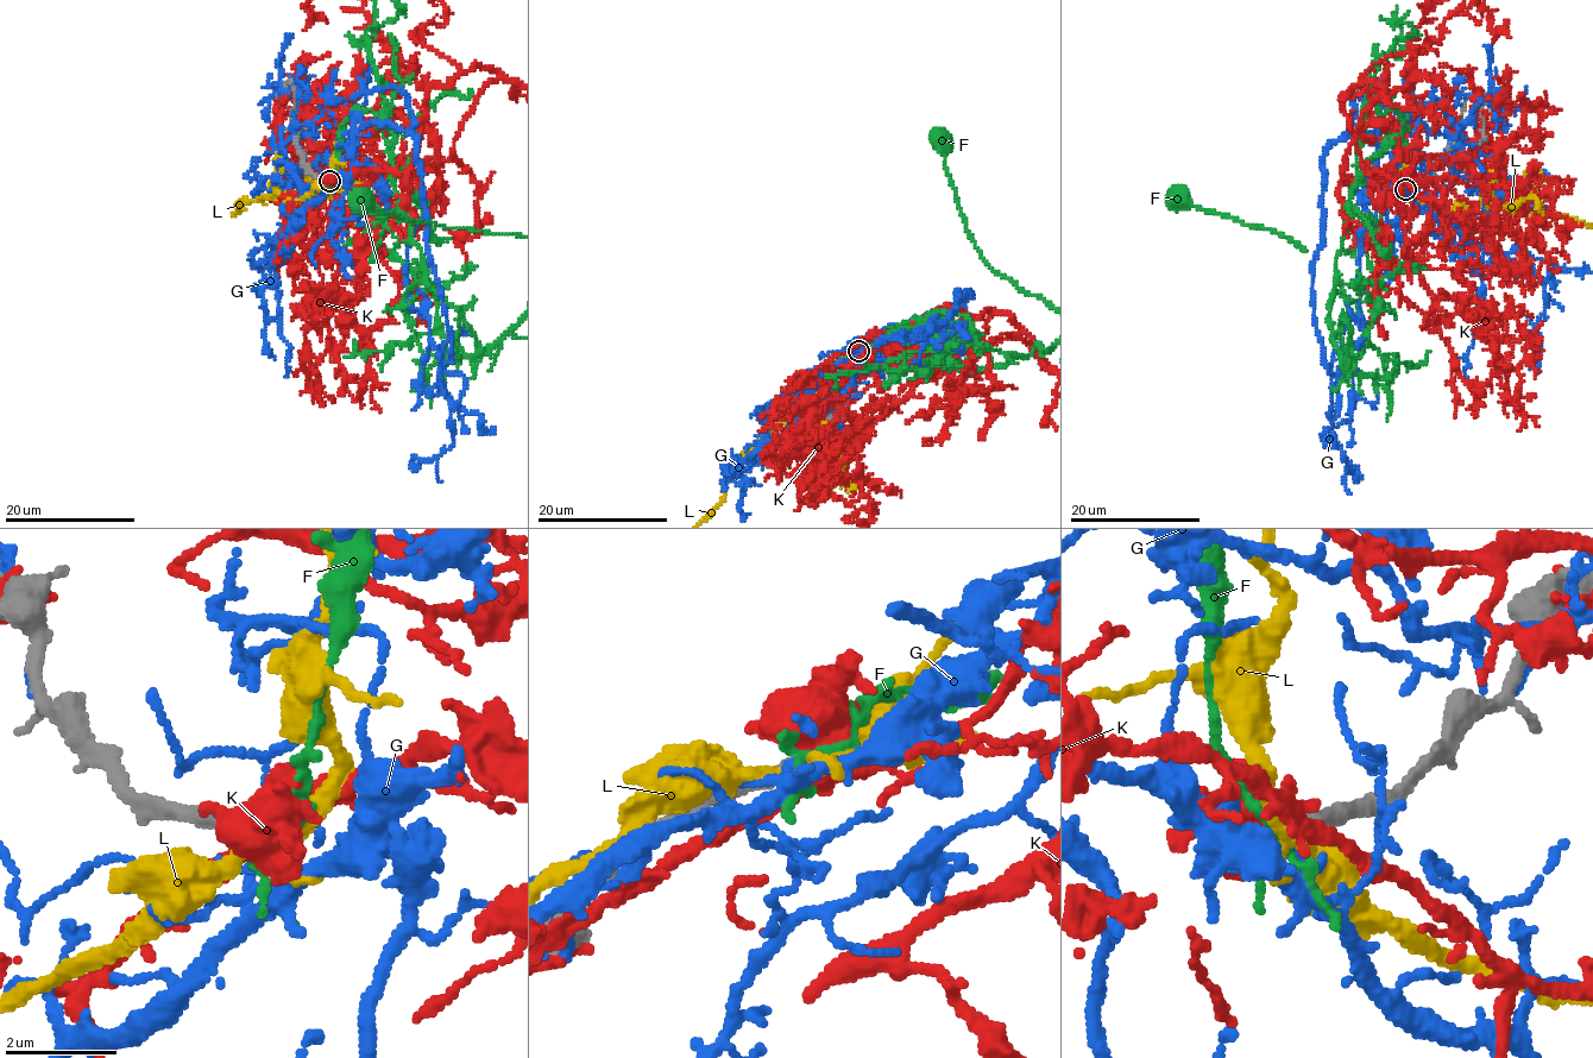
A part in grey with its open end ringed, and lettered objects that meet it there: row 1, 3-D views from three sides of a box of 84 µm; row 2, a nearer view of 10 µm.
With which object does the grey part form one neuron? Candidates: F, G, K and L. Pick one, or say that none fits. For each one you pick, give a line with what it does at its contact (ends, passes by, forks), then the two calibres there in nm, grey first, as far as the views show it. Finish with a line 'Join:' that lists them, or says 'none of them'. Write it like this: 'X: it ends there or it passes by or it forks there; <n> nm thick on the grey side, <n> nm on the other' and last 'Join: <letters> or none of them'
Join: none of them

